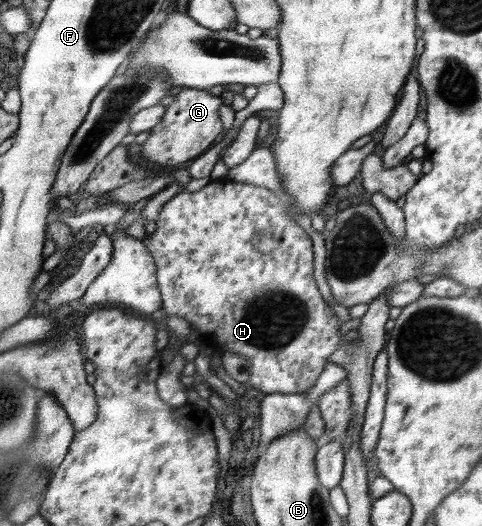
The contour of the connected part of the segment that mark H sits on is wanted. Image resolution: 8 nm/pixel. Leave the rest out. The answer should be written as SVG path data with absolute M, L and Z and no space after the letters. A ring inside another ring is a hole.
M226 178L217 181L209 181L202 189L195 192L179 192L175 194L161 209L159 217L155 219L156 229L147 237L143 237L143 244L147 246L151 256L153 256L159 291L161 299L163 299L163 309L166 313L176 315L189 322L196 331L205 336L205 339L212 345L217 353L222 350L231 350L235 354L245 356L251 362L251 374L249 375L249 383L253 388L267 394L304 394L311 391L317 383L317 379L321 372L325 370L329 358L338 349L343 335L341 334L342 323L334 314L330 305L323 299L315 279L313 279L313 247L312 239L305 233L302 227L297 225L291 217L287 217L287 208L285 203L274 192L269 191L266 187L259 187L255 184L239 183L235 180L227 180ZM255 235L269 235L271 239L275 239L279 243L279 247L269 252L259 252L253 246L253 237Z

